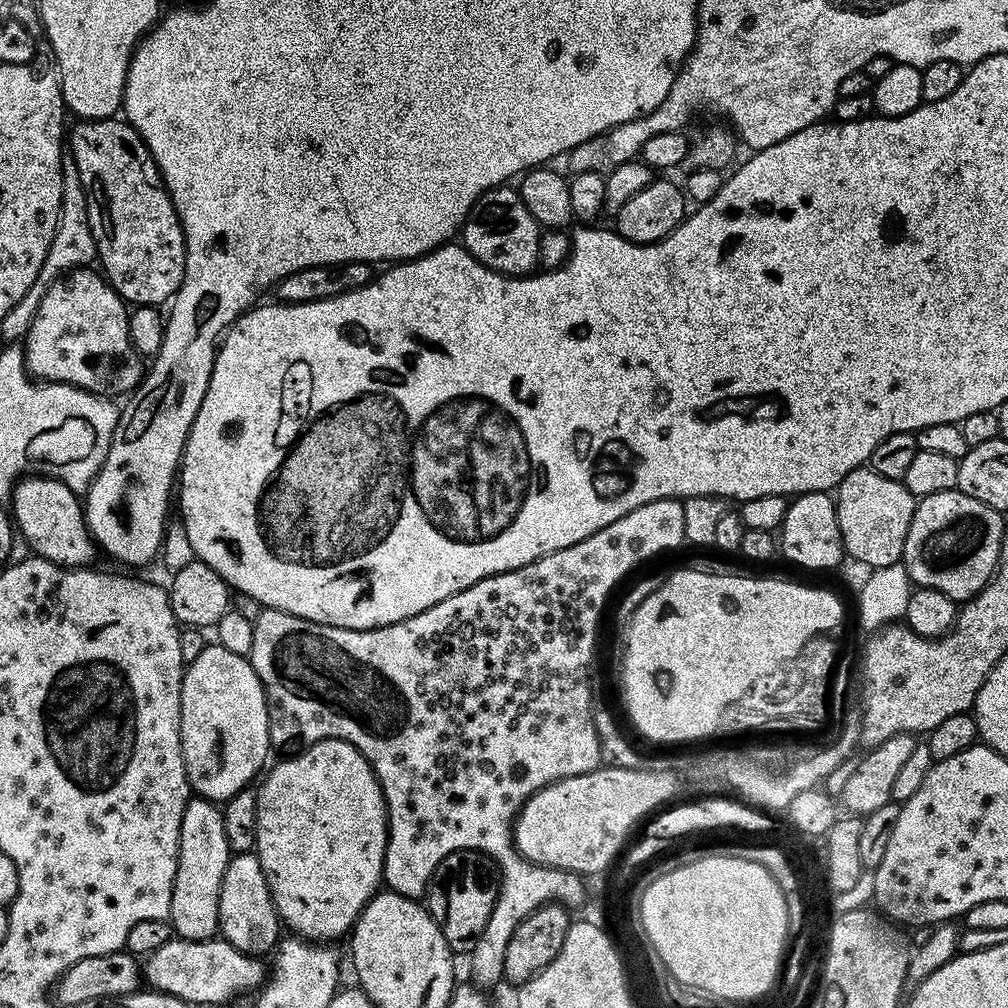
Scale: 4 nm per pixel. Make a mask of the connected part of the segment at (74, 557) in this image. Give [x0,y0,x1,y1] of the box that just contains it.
[10,474,98,568]

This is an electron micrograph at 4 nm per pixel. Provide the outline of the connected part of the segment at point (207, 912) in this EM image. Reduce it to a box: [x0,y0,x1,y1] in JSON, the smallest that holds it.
[168,798,230,940]

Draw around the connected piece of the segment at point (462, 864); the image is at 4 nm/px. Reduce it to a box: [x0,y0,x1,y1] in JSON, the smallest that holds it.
[426,848,497,953]

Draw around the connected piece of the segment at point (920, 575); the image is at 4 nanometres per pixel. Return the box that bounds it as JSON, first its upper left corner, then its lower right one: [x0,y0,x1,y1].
[902,490,1004,602]

